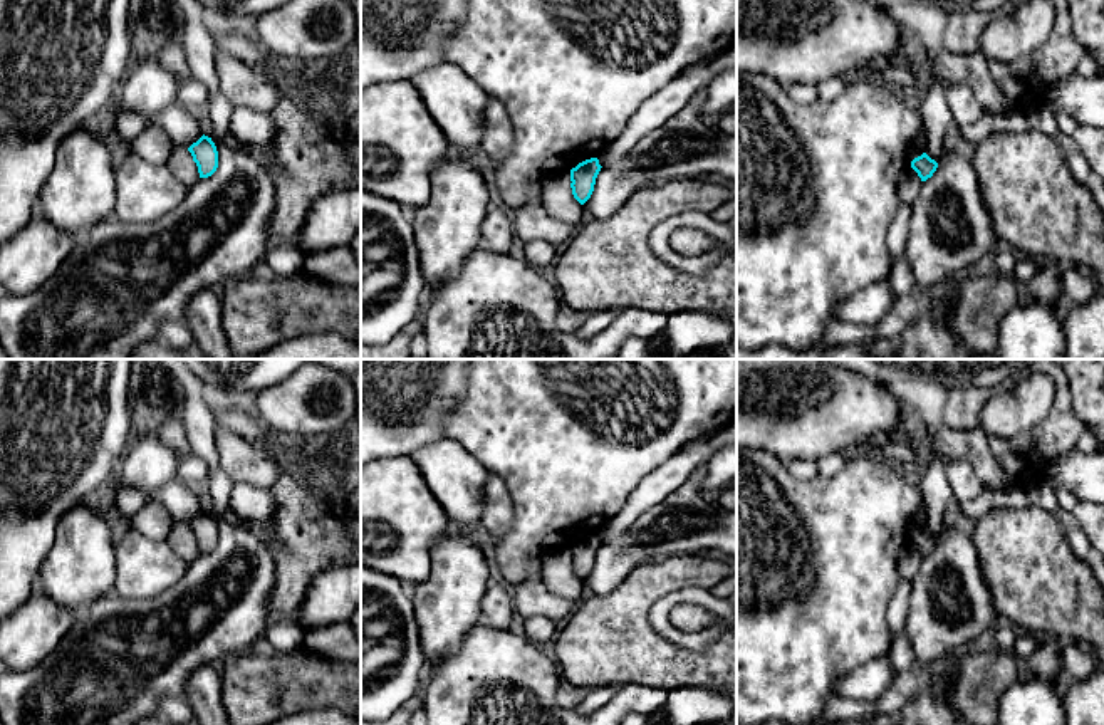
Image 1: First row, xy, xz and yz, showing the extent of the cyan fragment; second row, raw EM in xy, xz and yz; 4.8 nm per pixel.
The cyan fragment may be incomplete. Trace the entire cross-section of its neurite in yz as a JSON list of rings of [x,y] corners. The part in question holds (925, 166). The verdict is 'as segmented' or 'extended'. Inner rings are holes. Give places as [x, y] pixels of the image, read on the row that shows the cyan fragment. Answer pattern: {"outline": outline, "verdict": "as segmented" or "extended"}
{"outline": [[[923,153],[921,156],[911,161],[911,168],[918,173],[921,181],[926,181],[936,171],[938,163],[931,159],[926,153]]], "verdict": "as segmented"}

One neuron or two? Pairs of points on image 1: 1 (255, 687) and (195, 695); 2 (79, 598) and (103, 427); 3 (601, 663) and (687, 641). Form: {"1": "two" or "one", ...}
{"1": "two", "2": "two", "3": "two"}

